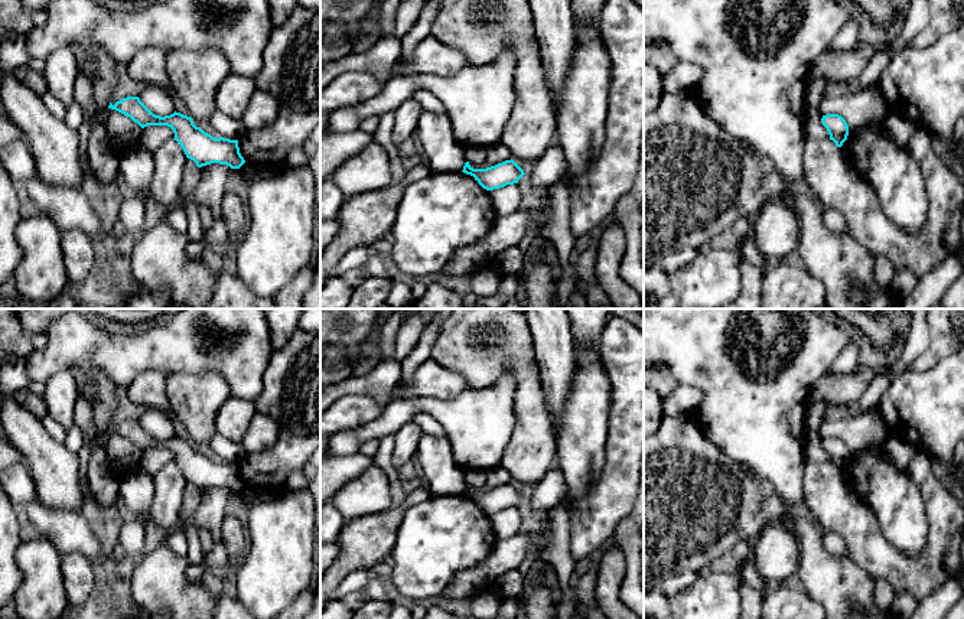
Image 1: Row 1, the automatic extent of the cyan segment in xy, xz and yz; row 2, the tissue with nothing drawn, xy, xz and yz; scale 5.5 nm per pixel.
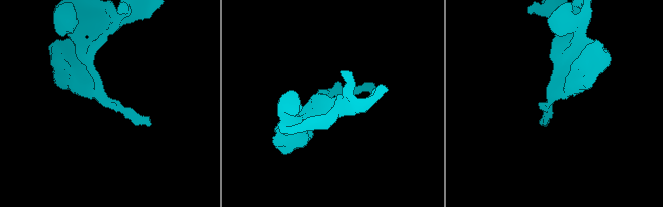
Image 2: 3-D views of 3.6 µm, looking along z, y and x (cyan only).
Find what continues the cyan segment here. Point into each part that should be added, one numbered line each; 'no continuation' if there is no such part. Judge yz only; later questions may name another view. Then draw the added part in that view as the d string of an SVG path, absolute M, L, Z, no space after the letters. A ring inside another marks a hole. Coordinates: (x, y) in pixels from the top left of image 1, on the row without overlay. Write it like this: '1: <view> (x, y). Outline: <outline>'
no continuation

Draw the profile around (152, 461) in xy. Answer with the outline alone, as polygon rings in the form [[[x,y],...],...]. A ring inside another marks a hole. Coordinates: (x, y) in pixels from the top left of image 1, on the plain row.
[[[147,449],[143,452],[140,467],[147,473],[154,475],[162,470],[167,463],[173,463],[175,456],[167,449]]]

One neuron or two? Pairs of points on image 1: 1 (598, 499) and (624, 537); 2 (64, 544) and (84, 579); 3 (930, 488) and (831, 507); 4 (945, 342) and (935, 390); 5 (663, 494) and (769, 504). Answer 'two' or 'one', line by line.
1: two
2: two
3: one
4: two
5: one

